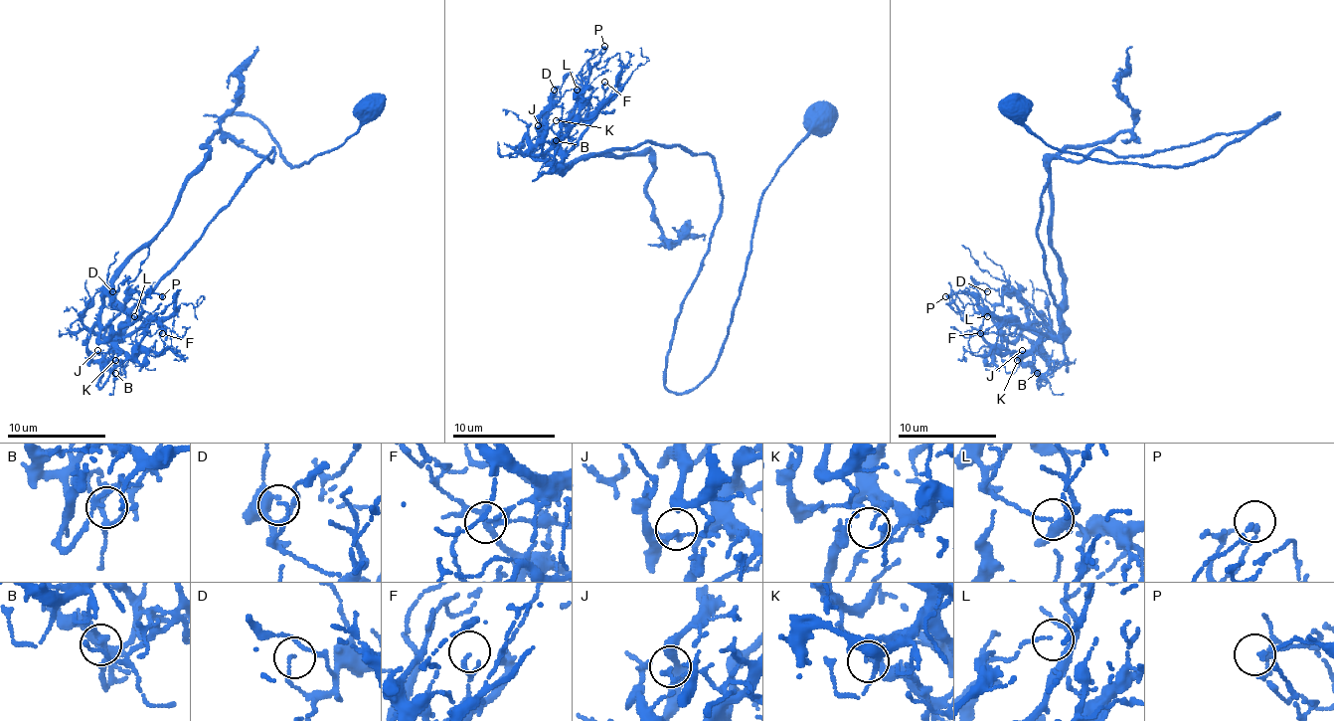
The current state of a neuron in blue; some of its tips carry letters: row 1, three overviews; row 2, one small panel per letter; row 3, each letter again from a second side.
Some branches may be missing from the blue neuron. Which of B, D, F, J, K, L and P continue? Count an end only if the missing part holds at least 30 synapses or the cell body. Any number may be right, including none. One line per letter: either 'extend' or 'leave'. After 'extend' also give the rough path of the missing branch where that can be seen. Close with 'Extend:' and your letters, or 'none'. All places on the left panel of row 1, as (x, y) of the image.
B: leave
D: leave
F: leave
J: leave
K: leave
L: leave
P: leave
Extend: none

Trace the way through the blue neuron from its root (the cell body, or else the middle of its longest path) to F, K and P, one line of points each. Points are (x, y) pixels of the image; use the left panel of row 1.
F: (270, 160), (260, 163), (201, 240), (132, 311), (122, 335), (149, 321), (162, 326), (162, 333)
K: (270, 160), (260, 163), (201, 240), (132, 311), (129, 326), (117, 338), (122, 353), (115, 360)
P: (270, 160), (260, 163), (120, 333), (142, 311), (149, 288), (162, 296)

